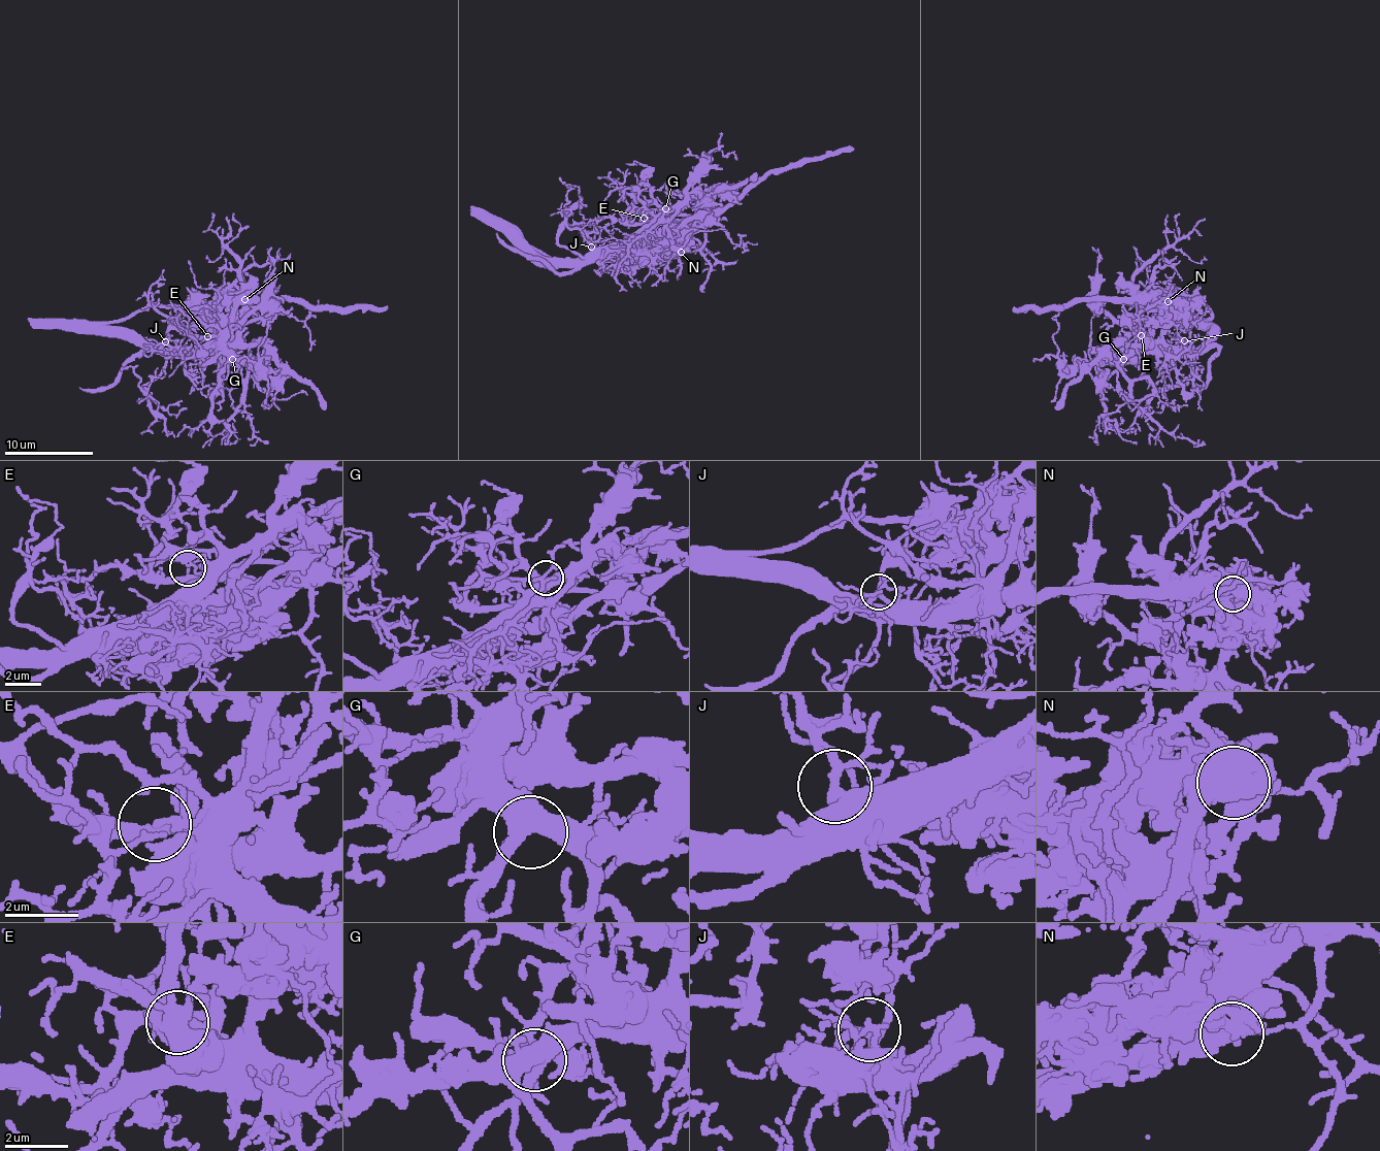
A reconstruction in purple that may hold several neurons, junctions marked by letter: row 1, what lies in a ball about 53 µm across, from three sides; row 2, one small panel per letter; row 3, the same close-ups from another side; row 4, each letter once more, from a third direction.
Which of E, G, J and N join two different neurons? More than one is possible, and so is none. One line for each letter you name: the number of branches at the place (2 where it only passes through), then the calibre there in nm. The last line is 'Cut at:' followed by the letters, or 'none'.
E: 6 branches meet; 240 nm thick
N: 2 branches meet; 420 nm thick
Cut at: E, N

